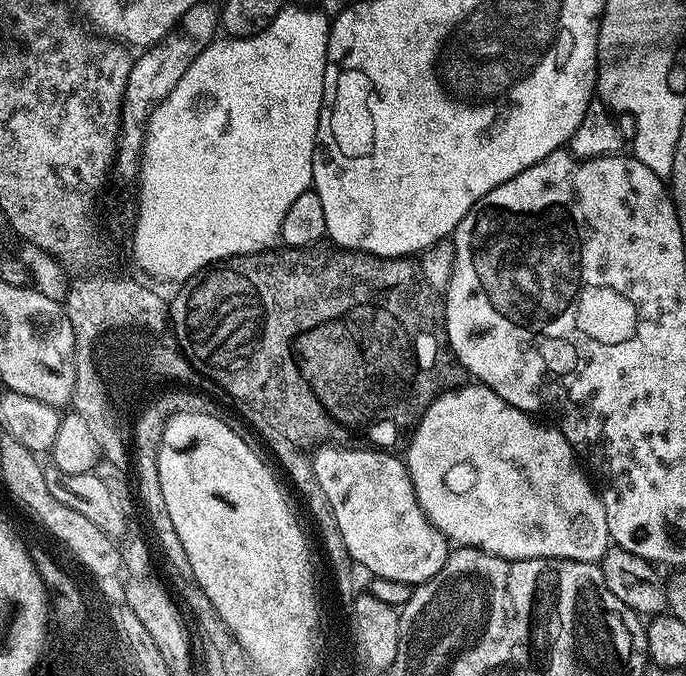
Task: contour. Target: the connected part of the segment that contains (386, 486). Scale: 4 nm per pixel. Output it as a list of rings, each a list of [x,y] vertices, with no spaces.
[[[324,446],[311,457],[311,462],[318,478],[318,486],[322,486],[322,494],[326,494],[331,509],[334,510],[335,521],[338,522],[343,542],[353,561],[372,572],[373,577],[381,576],[415,586],[426,583],[434,578],[434,574],[438,574],[438,570],[442,570],[450,551],[450,541],[432,525],[422,510],[407,463],[401,457],[399,460],[392,455],[396,454],[369,450],[364,446]]]

